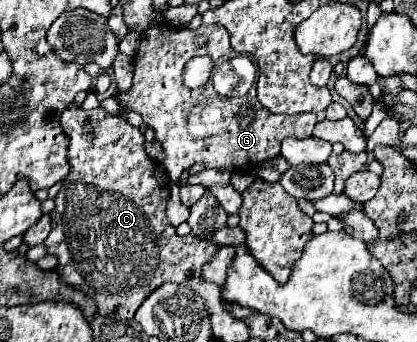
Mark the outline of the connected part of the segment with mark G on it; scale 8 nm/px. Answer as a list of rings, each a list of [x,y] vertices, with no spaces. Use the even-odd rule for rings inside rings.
[[[162,23],[162,25],[150,27],[150,31],[146,31],[146,33],[140,37],[140,47],[138,47],[138,53],[136,53],[136,57],[134,57],[134,81],[132,81],[132,89],[130,89],[128,93],[120,93],[120,101],[122,101],[128,109],[132,109],[132,111],[140,113],[140,115],[142,115],[142,119],[144,119],[144,123],[156,131],[156,141],[160,141],[160,143],[162,143],[162,147],[164,147],[164,151],[166,151],[164,167],[166,167],[166,171],[168,171],[168,175],[170,175],[170,179],[172,179],[172,181],[178,181],[178,179],[180,179],[180,175],[182,175],[186,169],[190,169],[194,163],[202,163],[206,169],[220,169],[220,171],[252,171],[252,169],[260,167],[264,161],[270,161],[270,159],[274,159],[274,157],[278,157],[278,155],[280,155],[280,143],[282,143],[282,139],[286,139],[286,137],[306,139],[306,137],[310,137],[310,135],[312,135],[314,125],[316,125],[316,115],[314,115],[314,113],[274,115],[274,113],[266,111],[262,105],[258,105],[258,99],[256,99],[256,87],[252,87],[252,89],[250,89],[244,97],[238,97],[238,99],[220,97],[220,95],[212,89],[210,81],[208,81],[208,85],[202,85],[200,89],[188,89],[188,87],[184,87],[184,85],[182,85],[180,75],[182,75],[184,65],[186,65],[188,59],[192,59],[192,51],[206,51],[208,55],[212,55],[212,57],[214,57],[214,63],[216,63],[216,65],[220,65],[222,61],[228,61],[228,59],[232,59],[234,55],[238,55],[237,53],[234,53],[234,49],[230,47],[230,43],[228,43],[228,31],[226,31],[224,27],[218,27],[218,25],[200,25],[200,27],[194,29],[194,31],[190,31],[190,29],[170,27],[170,25]],[[196,37],[206,37],[206,45],[196,47]]]

